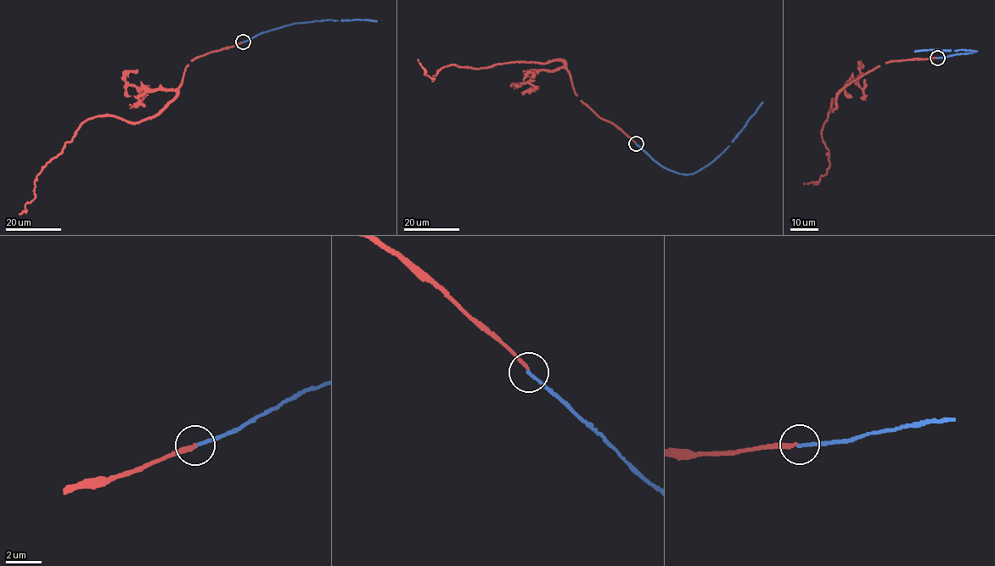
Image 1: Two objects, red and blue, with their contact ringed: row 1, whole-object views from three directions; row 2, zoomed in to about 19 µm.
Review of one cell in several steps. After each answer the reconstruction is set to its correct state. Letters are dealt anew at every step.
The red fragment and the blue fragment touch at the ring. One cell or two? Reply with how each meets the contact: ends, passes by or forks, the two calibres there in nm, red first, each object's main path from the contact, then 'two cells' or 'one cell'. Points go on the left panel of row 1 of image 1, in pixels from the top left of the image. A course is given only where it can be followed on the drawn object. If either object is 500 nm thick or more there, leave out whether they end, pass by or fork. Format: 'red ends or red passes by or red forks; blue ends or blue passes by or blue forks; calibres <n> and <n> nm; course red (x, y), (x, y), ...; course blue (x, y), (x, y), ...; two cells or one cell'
red ends; blue ends; calibres 200 and 190 nm; course red (243, 42), (192, 60), (178, 92), (154, 115), (87, 119), (36, 176), (35, 198), (19, 215); course blue (243, 42), (285, 25), (329, 19), (376, 20); two cells

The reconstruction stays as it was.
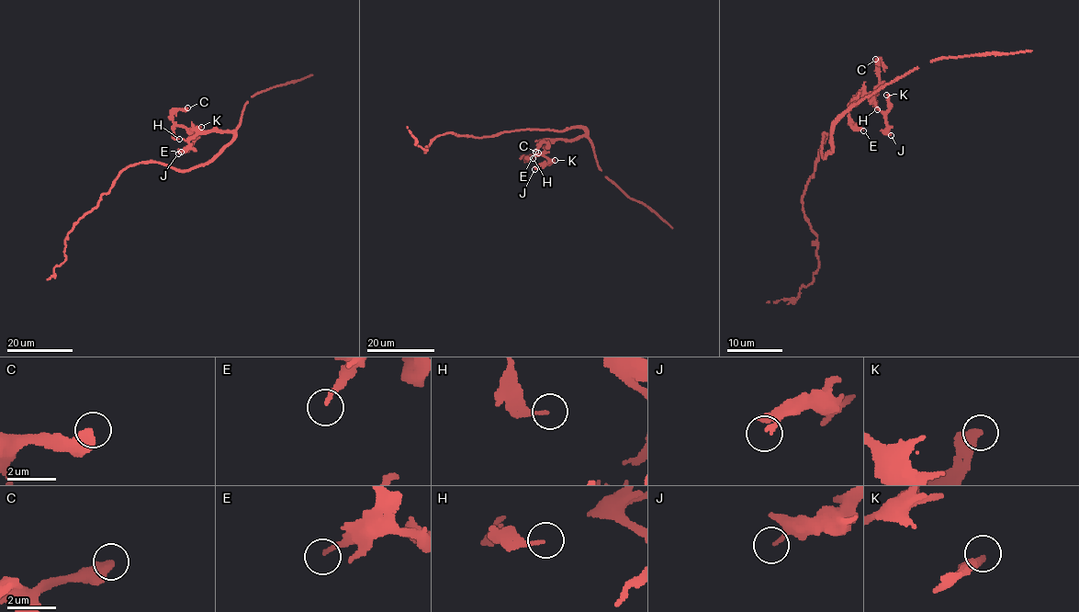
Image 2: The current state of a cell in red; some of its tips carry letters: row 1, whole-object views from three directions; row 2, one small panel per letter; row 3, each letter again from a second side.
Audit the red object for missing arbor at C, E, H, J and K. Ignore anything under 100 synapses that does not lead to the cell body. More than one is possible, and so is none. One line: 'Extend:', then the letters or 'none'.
Extend: none

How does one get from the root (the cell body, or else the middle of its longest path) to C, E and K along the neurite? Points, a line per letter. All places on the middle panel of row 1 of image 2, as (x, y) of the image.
C: (532, 129), (558, 131), (580, 126), (586, 132), (570, 140), (556, 140), (538, 155), (522, 157), (538, 152)
E: (532, 129), (558, 131), (580, 126), (586, 132), (570, 140), (543, 140), (535, 152)
K: (532, 129), (558, 131), (580, 126), (585, 131), (573, 139), (551, 142), (544, 155), (551, 163), (555, 160)

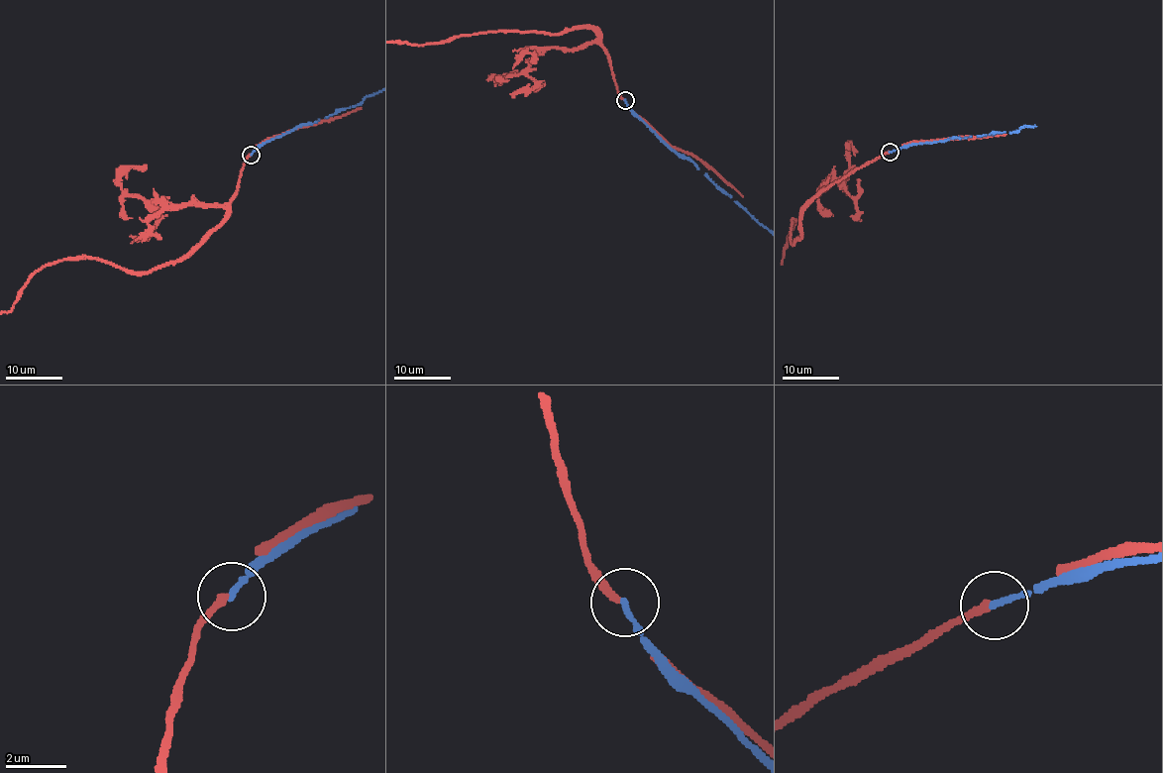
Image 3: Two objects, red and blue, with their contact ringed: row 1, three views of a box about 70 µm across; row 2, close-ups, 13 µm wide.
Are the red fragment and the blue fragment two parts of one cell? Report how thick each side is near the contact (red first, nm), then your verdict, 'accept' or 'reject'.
calibres 240 and 200 nm; reject

